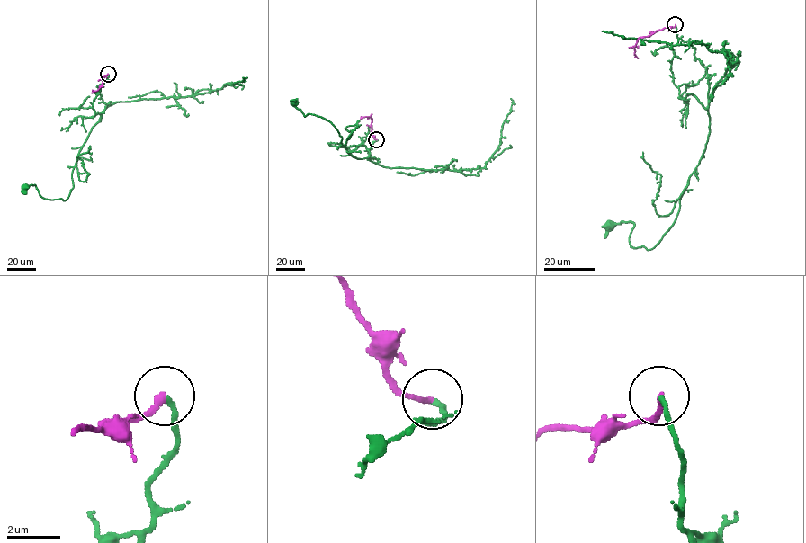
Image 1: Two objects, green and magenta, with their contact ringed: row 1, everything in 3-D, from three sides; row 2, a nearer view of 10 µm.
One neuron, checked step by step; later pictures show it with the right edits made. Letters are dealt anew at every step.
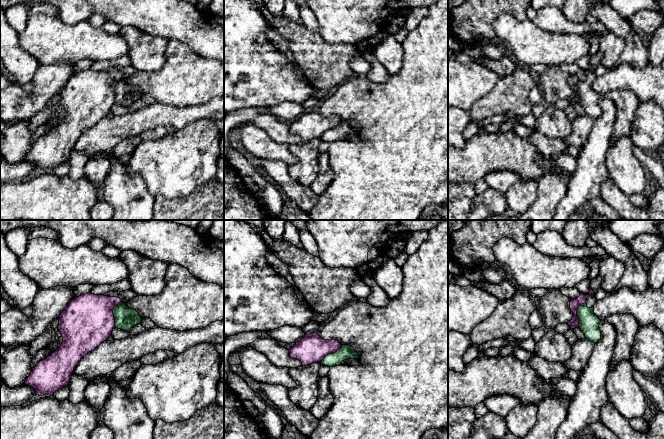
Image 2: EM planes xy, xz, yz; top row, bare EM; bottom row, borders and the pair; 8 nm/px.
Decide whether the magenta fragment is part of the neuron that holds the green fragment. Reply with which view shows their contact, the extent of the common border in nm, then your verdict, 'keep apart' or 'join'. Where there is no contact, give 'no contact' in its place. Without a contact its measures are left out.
yz | 220 nm | keep apart

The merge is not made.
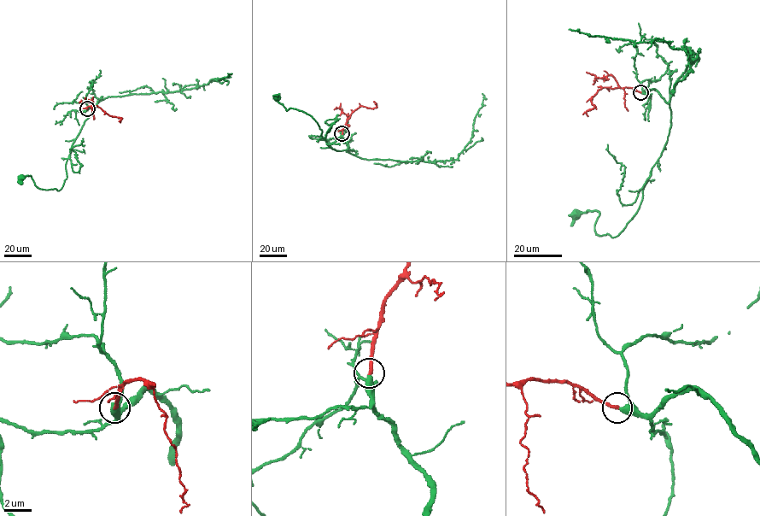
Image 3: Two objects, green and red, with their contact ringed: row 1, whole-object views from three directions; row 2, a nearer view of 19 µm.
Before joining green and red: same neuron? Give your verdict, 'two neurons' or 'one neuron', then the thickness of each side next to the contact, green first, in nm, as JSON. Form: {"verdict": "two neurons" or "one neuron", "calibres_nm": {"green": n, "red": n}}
{"verdict": "one neuron", "calibres_nm": {"green": 340, "red": 260}}

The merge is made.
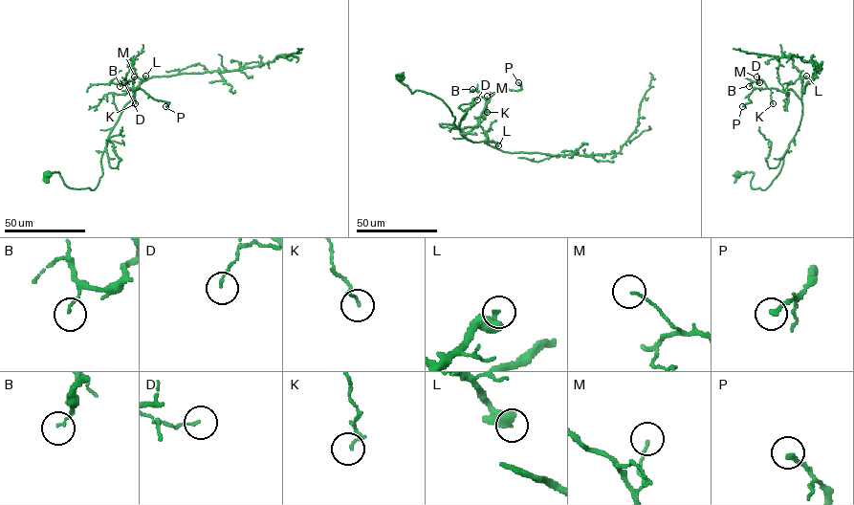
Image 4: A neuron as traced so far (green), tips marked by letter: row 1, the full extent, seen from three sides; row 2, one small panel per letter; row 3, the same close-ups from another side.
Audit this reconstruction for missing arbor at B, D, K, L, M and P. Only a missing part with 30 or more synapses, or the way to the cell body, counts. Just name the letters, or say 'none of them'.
L

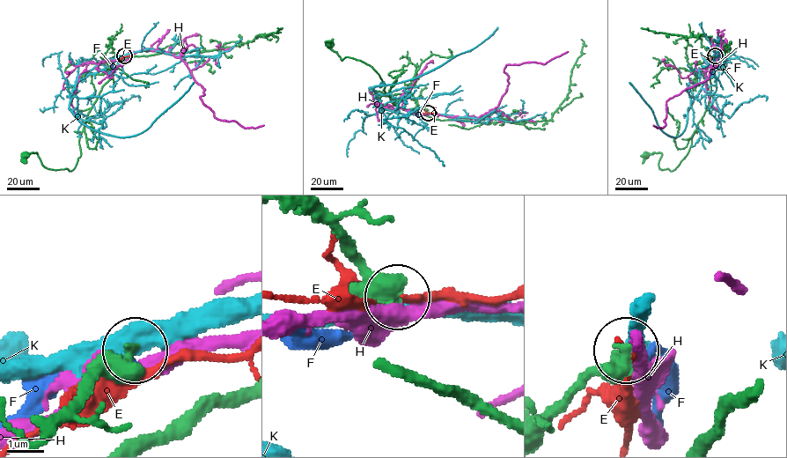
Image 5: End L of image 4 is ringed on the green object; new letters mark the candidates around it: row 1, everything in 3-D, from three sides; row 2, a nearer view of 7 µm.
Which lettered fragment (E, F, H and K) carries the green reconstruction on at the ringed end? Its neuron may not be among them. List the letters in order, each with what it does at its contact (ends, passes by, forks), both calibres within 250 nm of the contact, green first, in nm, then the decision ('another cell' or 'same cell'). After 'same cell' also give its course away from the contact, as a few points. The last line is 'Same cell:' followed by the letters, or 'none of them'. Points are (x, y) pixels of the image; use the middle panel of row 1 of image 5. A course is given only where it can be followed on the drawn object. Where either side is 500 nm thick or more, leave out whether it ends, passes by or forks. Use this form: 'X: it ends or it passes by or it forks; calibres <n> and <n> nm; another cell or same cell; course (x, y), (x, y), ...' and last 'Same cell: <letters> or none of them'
E: calibres 650 and 340 nm; another cell
F: calibres 650 and 240 nm; another cell
H: calibres 650 and 500 nm; another cell
K: it passes by; calibres 400 and 440 nm; another cell
Same cell: none of them

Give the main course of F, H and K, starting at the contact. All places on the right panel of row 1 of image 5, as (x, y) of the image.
F: (715, 56), (717, 62), (712, 75), (712, 71)
H: (715, 56), (719, 49), (719, 55), (707, 79), (666, 102), (665, 125), (663, 128), (653, 125)
K: (715, 55), (715, 68), (687, 112), (685, 129), (676, 136), (668, 136), (659, 128), (652, 110), (628, 82)

